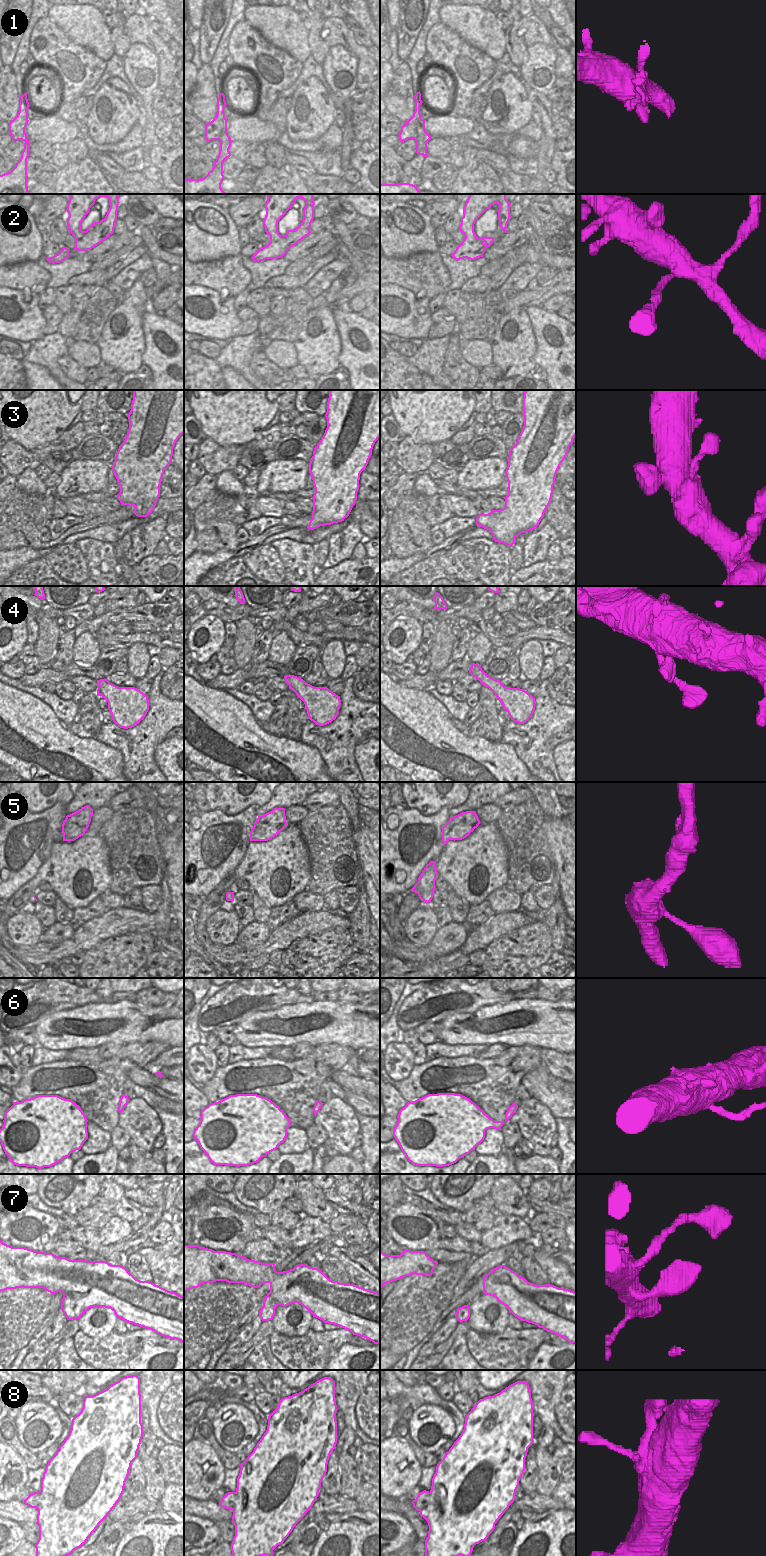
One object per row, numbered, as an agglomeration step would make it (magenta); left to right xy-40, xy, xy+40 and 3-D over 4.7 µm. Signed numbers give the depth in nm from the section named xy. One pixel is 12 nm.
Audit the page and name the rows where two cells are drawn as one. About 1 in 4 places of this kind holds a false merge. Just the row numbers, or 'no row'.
1, 8

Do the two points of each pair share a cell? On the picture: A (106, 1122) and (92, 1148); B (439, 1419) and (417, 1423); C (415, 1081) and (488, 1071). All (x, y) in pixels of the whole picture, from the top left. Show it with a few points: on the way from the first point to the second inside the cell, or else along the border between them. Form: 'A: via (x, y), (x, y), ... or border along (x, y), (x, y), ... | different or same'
A: border along (88, 1121), (94, 1122), (109, 1132) | different
B: via (434, 1421), (422, 1423) | same
C: via (432, 1064), (469, 1064) | same

